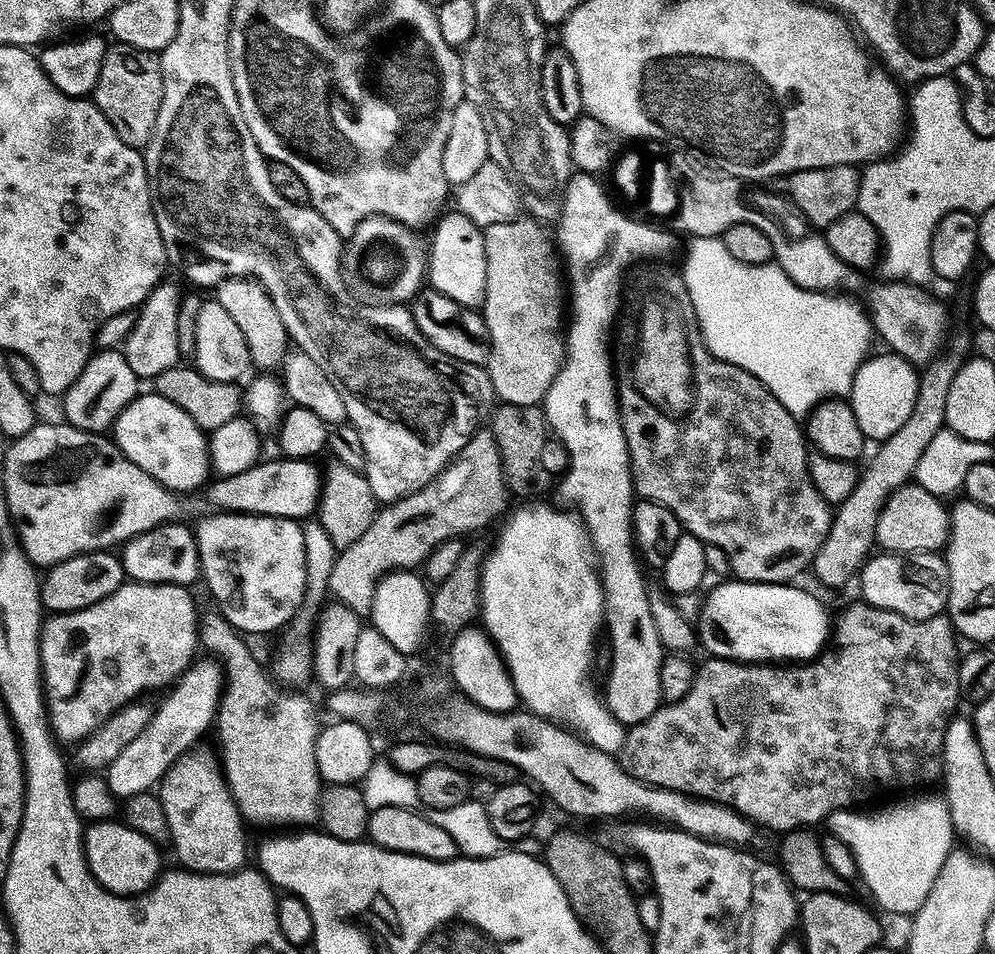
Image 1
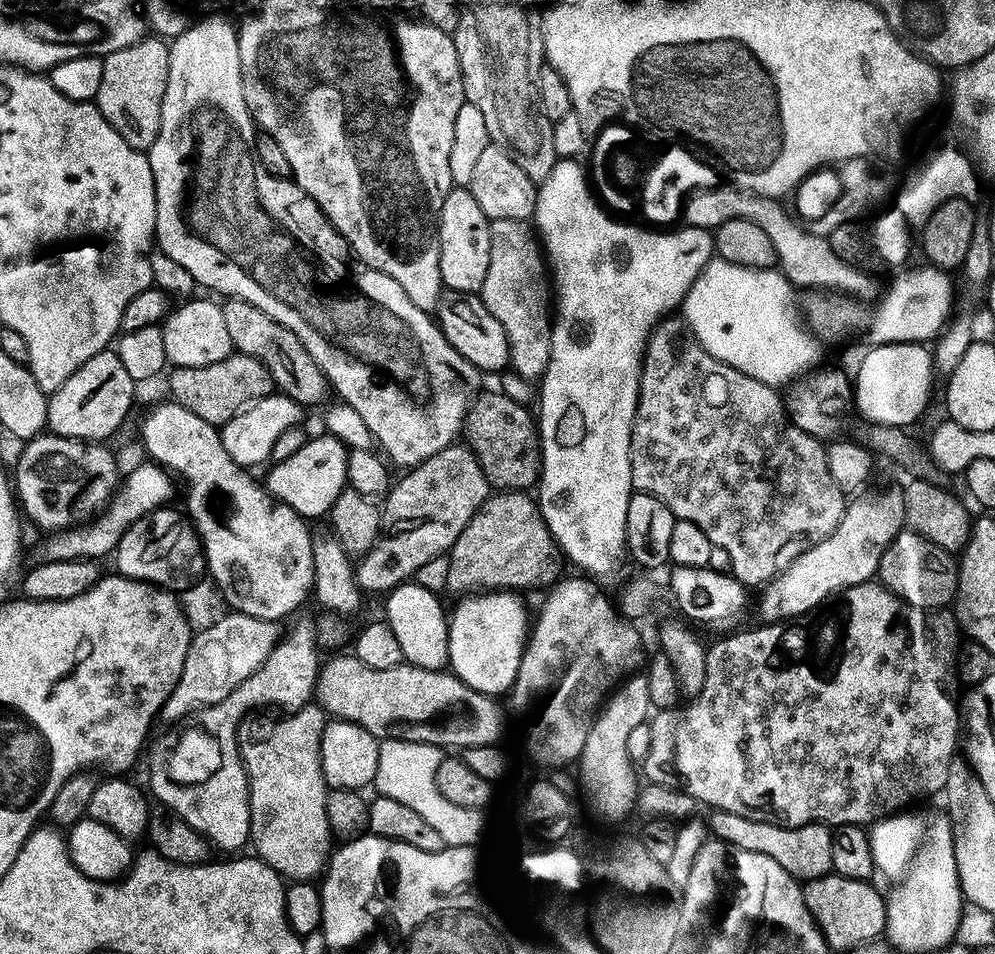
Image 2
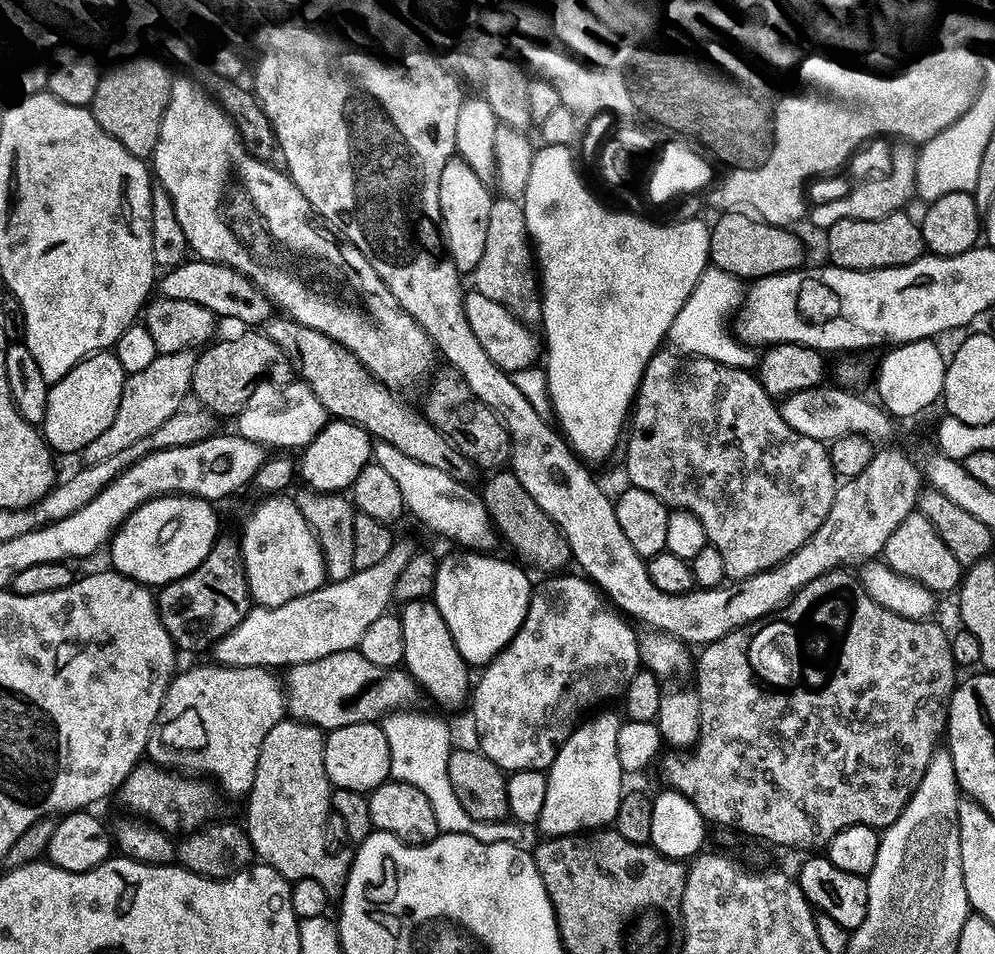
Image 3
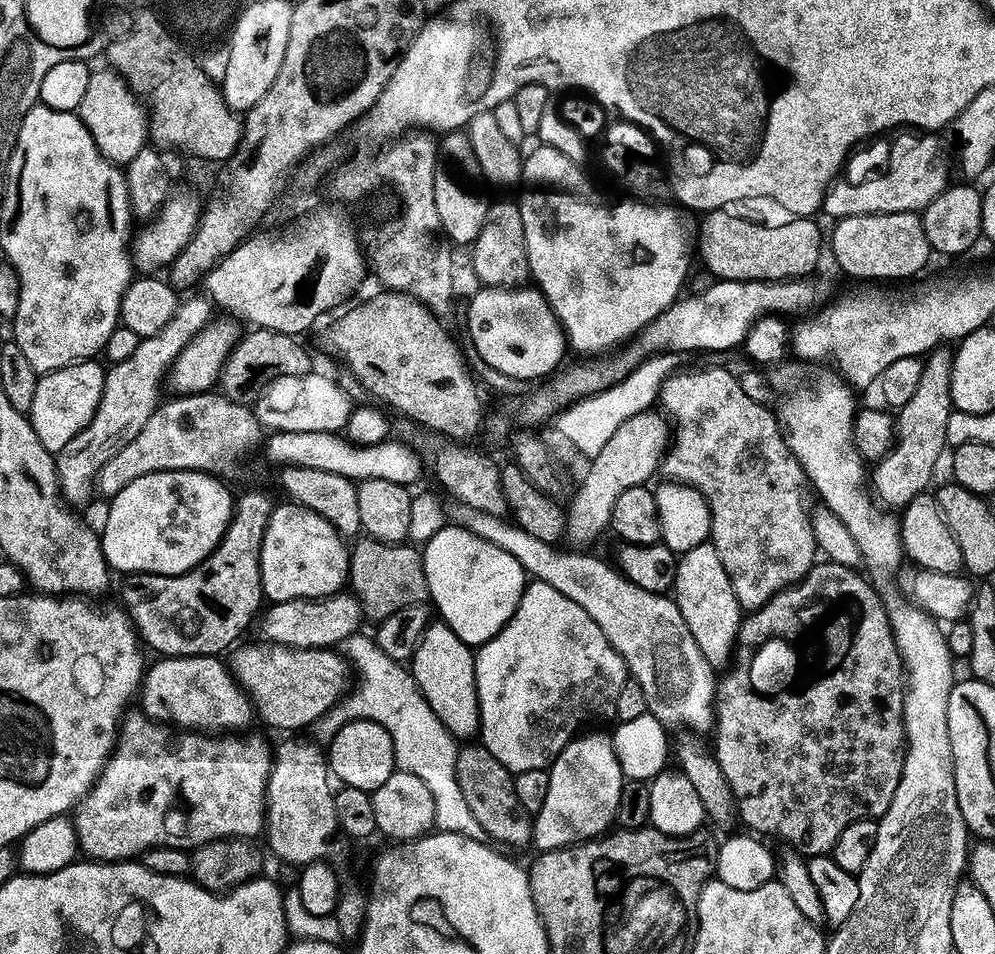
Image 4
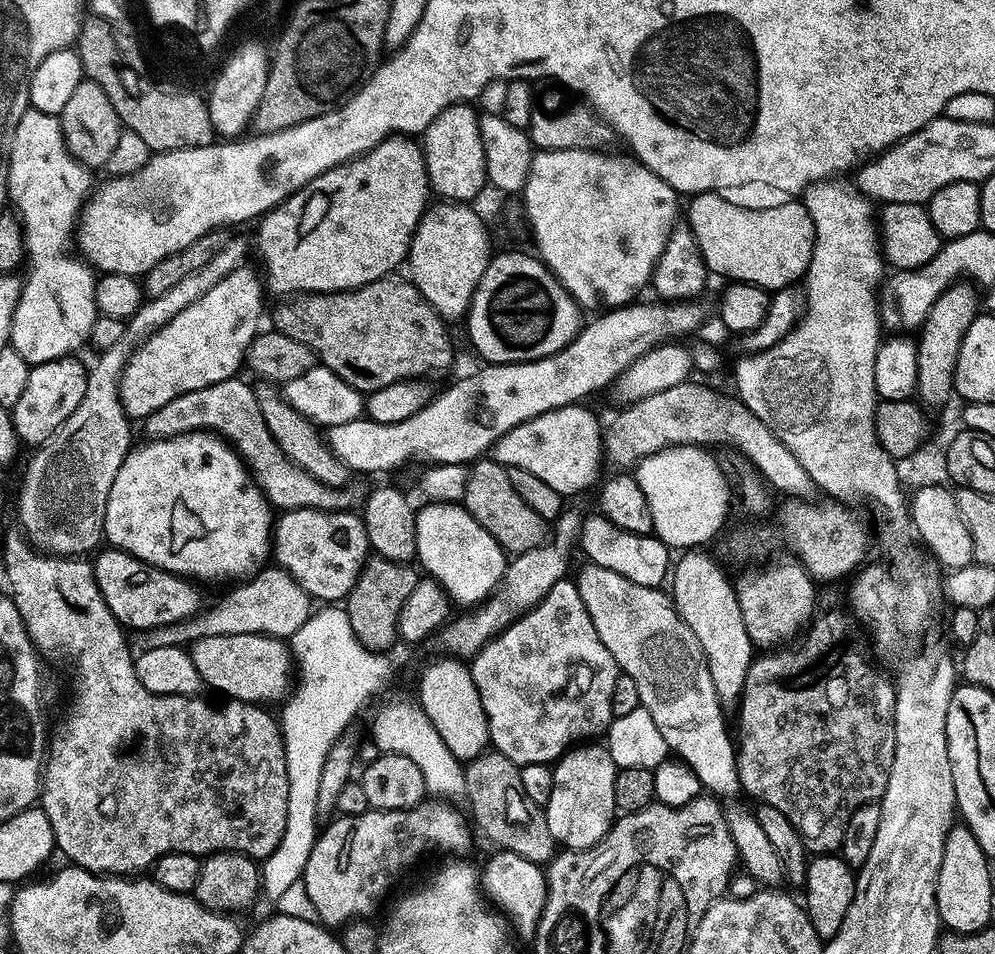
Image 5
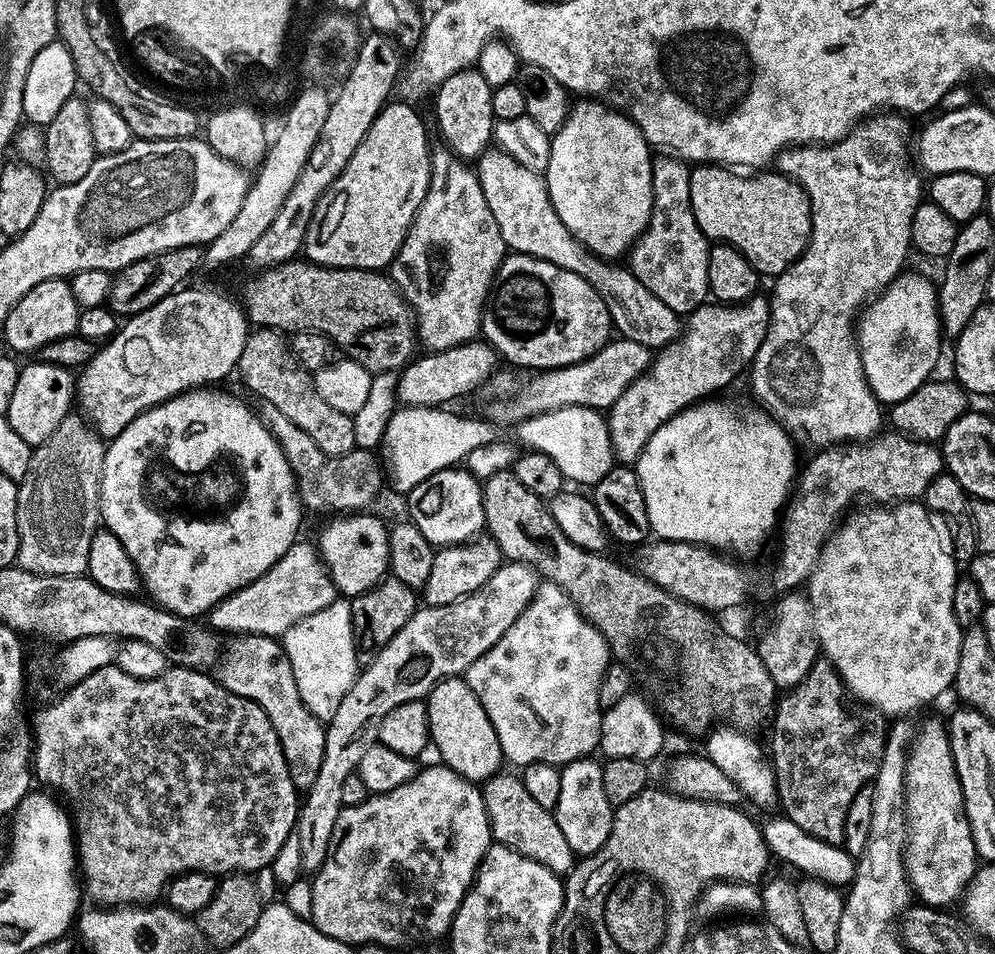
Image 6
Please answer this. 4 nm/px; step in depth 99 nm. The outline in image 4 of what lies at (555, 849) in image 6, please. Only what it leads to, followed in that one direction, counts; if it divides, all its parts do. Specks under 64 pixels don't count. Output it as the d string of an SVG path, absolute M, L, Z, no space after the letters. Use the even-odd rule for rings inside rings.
M479 743L465 744L468 745L465 748L463 745L456 753L456 777L458 786L462 786L462 798L466 798L466 806L470 806L470 814L474 814L478 826L486 830L489 841L497 845L513 844L516 848L523 844L531 845L534 840L533 817L522 806L522 802L518 802L518 794L514 794L513 773Z

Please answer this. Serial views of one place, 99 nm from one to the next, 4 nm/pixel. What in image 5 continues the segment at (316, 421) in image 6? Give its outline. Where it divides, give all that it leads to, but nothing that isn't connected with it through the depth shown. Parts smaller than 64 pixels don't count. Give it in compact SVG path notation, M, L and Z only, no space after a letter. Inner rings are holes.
M260 382L255 385L255 392L262 414L265 415L265 424L269 427L270 434L278 442L278 446L284 451L289 459L296 463L308 475L312 475L320 483L328 488L343 489L349 482L350 470L337 458L332 449L318 433L317 425L307 420L298 410L288 405L288 401L271 383Z

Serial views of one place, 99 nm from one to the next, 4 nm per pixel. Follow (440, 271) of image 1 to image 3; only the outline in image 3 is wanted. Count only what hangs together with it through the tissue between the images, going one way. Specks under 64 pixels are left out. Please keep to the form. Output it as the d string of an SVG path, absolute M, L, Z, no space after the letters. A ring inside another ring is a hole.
M450 158L442 168L442 178L438 178L438 223L444 238L446 255L462 274L471 274L482 260L482 250L486 250L486 226L490 222L490 206L493 193L488 193L489 185L466 162Z

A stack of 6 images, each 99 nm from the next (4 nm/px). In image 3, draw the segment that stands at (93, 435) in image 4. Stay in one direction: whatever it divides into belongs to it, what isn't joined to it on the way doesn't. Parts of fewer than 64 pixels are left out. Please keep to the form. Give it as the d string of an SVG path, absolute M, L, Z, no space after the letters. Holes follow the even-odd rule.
M189 350L186 352L169 352L157 354L154 362L146 366L146 370L138 370L131 373L125 379L122 390L122 400L118 406L118 414L114 422L94 442L85 446L82 460L85 465L97 463L100 459L113 457L119 451L133 446L139 439L145 439L175 412L185 407L184 399L190 396L192 391L191 376L194 370L197 353Z

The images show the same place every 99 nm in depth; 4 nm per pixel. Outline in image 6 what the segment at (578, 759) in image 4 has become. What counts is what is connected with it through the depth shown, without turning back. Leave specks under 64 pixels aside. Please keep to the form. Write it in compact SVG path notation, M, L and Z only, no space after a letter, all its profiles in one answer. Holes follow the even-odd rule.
M596 758L575 760L563 765L560 777L562 791L558 794L558 806L554 810L556 821L577 857L591 856L606 843L612 832L614 805L606 798L606 790L602 786L601 761L596 761Z

